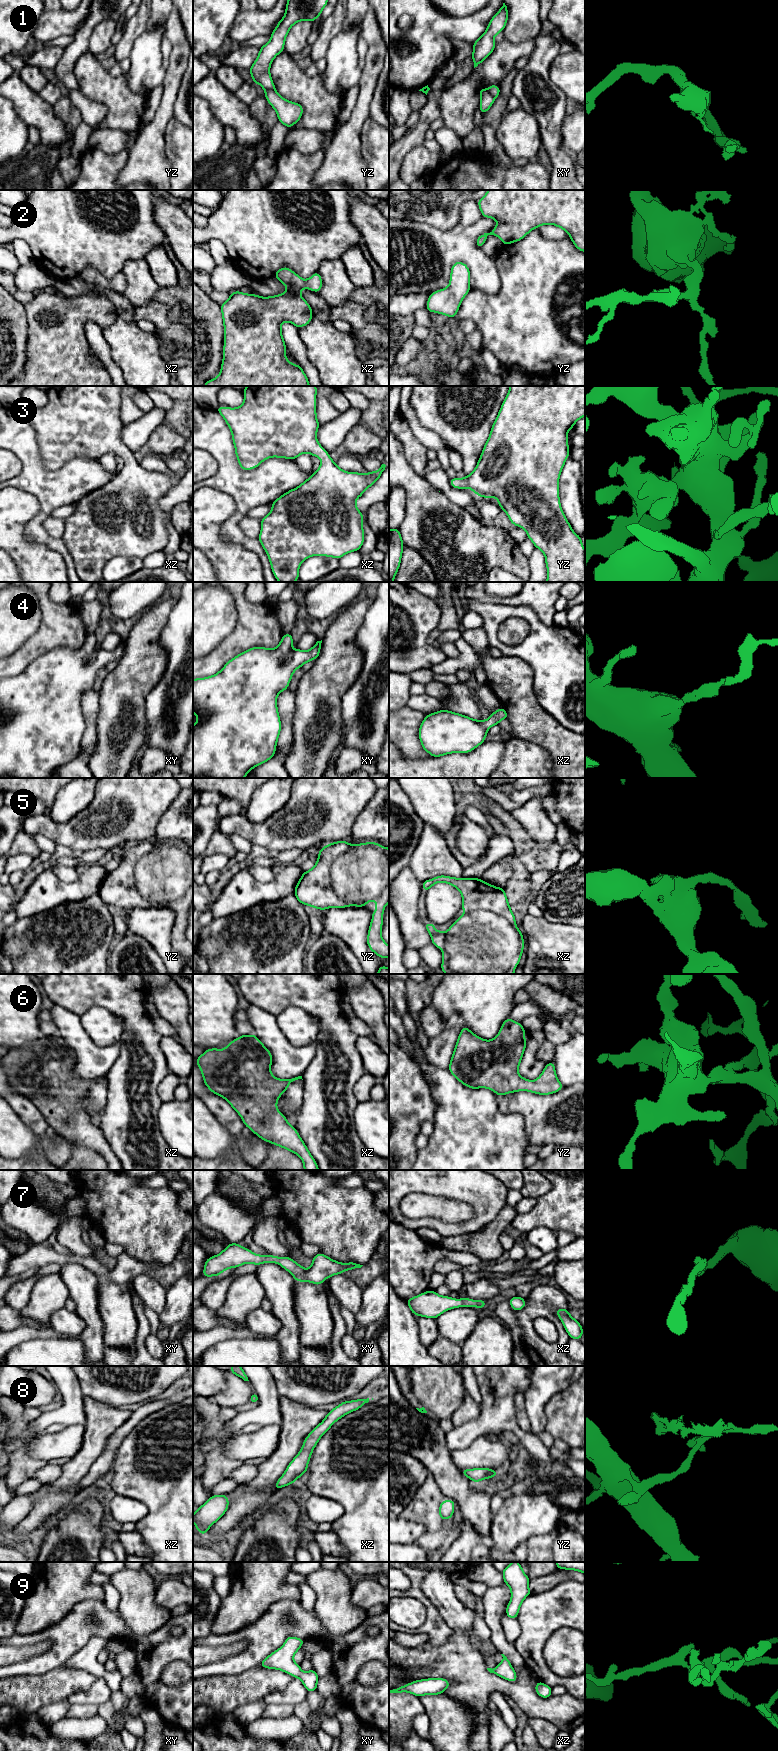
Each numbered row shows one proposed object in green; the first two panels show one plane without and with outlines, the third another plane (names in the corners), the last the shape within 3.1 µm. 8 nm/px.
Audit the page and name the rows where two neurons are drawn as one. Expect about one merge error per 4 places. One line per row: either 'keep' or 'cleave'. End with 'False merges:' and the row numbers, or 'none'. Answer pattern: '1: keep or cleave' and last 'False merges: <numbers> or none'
1: cleave
2: keep
3: keep
4: keep
5: keep
6: keep
7: keep
8: keep
9: keep
False merges: 1

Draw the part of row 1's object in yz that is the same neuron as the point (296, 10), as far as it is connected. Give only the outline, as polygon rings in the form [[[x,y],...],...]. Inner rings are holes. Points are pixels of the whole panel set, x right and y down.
[[[287,0],[284,17],[278,22],[276,28],[273,30],[270,41],[260,48],[257,59],[249,68],[254,84],[260,84],[264,90],[275,90],[275,85],[270,75],[270,65],[274,58],[284,51],[285,39],[290,28],[299,21],[307,20],[312,23],[321,15],[322,10],[327,4],[328,0]]]

